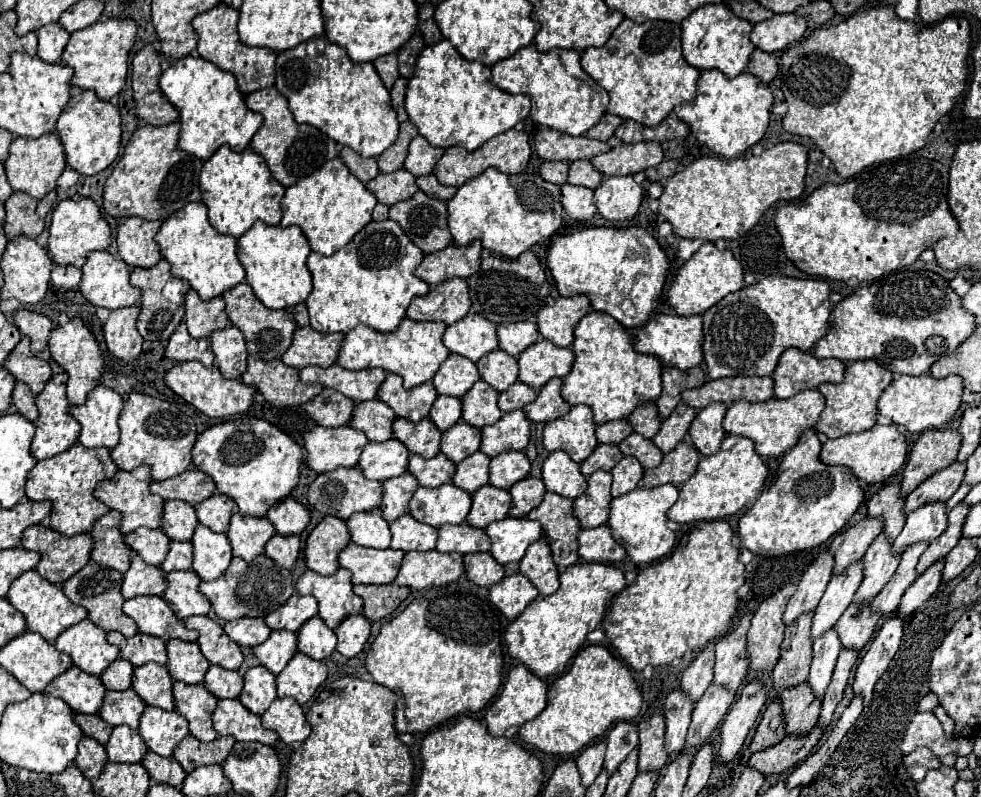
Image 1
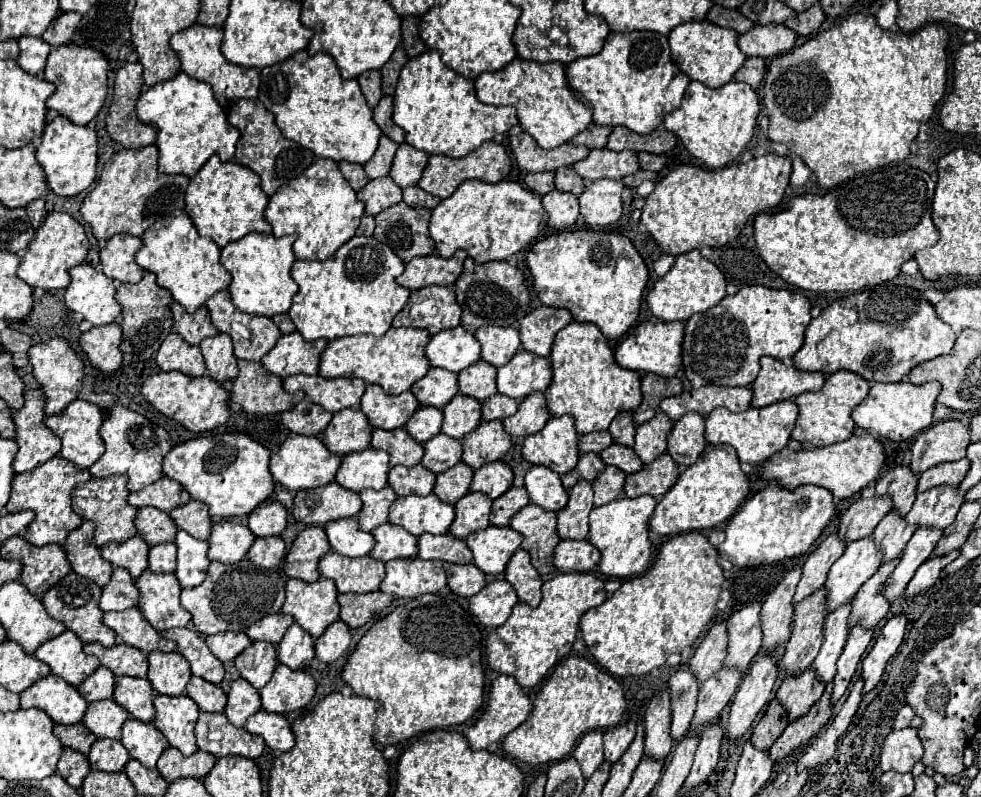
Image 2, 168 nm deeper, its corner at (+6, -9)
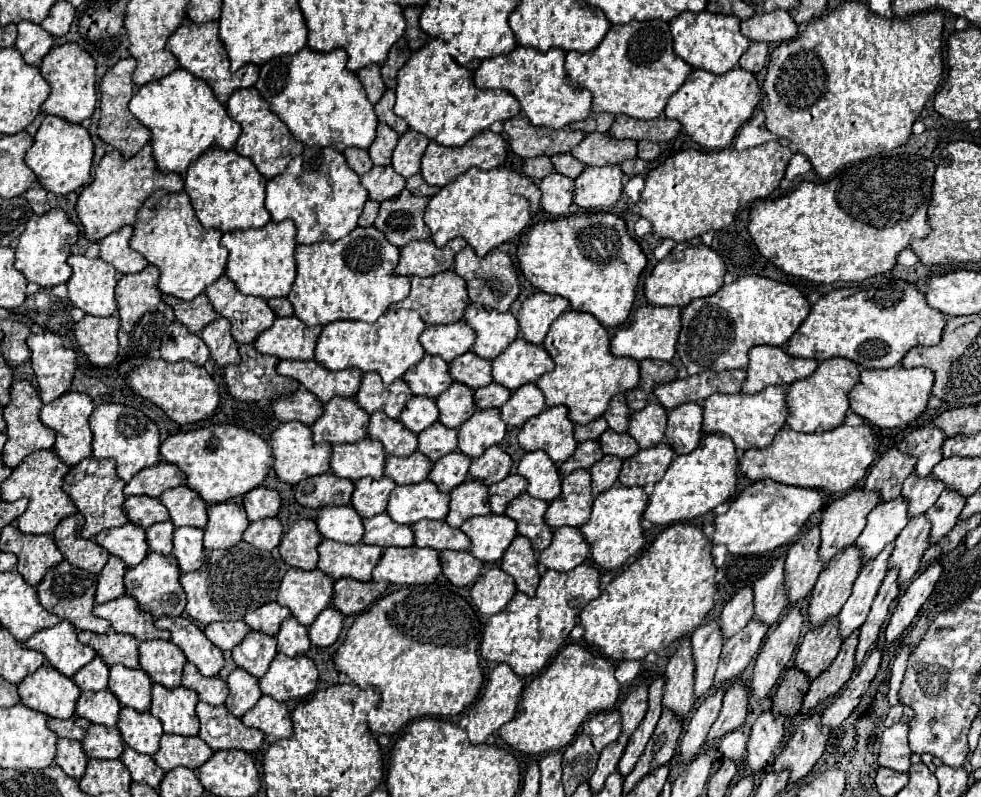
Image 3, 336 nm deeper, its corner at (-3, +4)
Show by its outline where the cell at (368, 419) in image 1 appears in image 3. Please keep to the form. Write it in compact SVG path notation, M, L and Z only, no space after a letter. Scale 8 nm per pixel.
M332 398L324 404L322 416L312 424L316 442L352 444L366 438L368 414L358 408L354 398Z

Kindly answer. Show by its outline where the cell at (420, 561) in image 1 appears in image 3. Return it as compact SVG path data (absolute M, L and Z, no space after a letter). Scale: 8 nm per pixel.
M384 548L382 556L372 570L372 580L390 584L412 586L430 584L440 574L438 552L432 548Z

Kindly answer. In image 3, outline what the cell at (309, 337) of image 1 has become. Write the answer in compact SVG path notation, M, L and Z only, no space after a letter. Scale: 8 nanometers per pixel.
M296 316L276 318L274 324L254 340L254 348L260 354L272 354L280 360L314 360L314 346L320 330L320 326L302 324Z

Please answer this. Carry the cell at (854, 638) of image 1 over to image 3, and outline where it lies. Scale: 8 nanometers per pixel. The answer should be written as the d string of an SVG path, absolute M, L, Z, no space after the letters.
M922 514L922 516L914 516L898 534L896 548L888 564L900 568L900 576L898 576L900 586L914 578L920 566L920 558L930 546L930 528L932 528L930 520Z

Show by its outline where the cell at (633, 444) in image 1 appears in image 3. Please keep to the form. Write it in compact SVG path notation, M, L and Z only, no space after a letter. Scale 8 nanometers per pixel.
M606 430L600 438L600 448L604 454L612 454L618 458L626 458L626 456L634 456L634 452L638 452L638 444L628 436L628 434L618 434L612 430Z

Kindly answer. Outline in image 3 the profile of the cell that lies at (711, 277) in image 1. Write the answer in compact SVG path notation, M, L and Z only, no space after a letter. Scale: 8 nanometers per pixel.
M680 242L676 248L668 254L668 258L660 260L654 268L652 274L644 282L644 294L650 304L654 306L680 306L684 308L696 298L706 298L716 294L722 284L724 284L724 274L726 266L722 258L708 246L704 244L690 244L690 242Z

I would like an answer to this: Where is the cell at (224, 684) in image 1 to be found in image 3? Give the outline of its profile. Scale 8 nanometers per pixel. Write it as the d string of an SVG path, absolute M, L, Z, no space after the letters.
M190 662L182 670L182 686L194 690L202 702L208 702L212 706L220 706L226 700L226 682L220 680L218 676L214 678L198 676L198 670Z

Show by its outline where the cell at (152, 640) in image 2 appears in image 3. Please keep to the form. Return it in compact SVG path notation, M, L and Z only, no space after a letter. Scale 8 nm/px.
M120 596L116 600L94 606L94 616L110 622L112 630L130 634L136 640L170 640L170 632L154 628L154 618L146 612L138 612L132 596Z

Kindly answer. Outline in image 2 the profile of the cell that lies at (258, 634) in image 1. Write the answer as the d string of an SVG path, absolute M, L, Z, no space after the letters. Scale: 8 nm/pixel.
M217 633L217 635L209 635L205 637L207 647L221 659L221 661L233 661L239 653L243 653L249 645L251 639L245 633Z

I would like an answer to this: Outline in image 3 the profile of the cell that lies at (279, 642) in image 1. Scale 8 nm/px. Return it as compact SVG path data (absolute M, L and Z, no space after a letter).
M248 632L246 638L232 650L232 658L238 668L246 670L254 678L262 678L274 660L274 638L262 632Z

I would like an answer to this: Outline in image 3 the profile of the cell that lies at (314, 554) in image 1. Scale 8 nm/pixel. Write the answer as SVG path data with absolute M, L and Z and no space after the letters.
M298 520L290 526L290 530L282 536L278 544L278 552L288 566L300 570L314 570L318 562L318 544L322 536L312 524L312 520Z

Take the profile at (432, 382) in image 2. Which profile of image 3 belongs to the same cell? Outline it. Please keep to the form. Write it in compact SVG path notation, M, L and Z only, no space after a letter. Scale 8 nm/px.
M426 354L402 378L412 394L426 396L426 398L440 396L452 384L448 364L440 356L430 356L430 354Z

